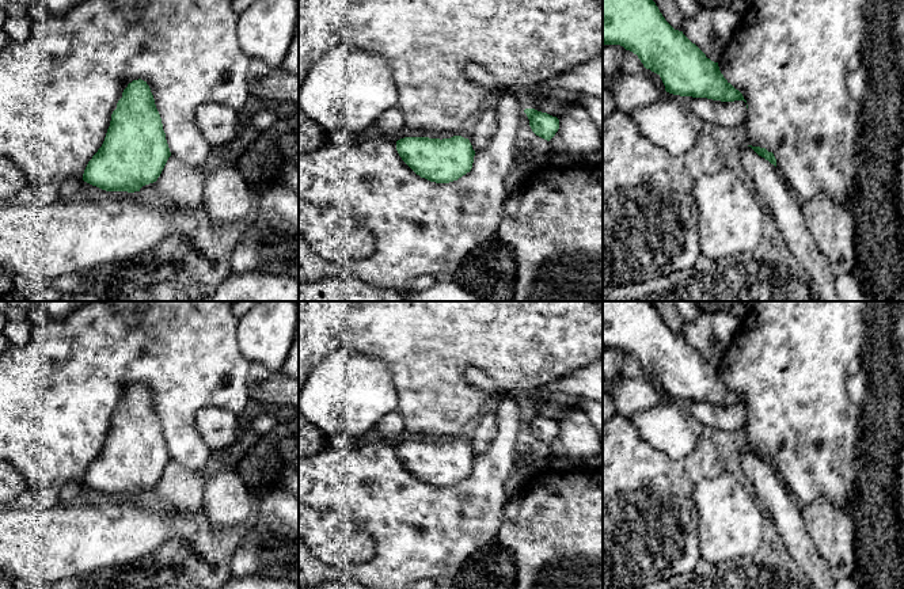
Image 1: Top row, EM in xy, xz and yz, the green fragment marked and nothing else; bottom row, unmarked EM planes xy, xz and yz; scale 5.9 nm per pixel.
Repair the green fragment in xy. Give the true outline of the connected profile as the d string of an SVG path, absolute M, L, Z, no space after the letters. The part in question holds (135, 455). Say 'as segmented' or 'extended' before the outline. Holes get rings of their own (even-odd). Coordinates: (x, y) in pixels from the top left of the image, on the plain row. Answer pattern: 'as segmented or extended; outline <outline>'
as segmented; outline M141 383L133 384L118 404L105 445L88 466L83 484L106 495L140 495L143 490L157 484L170 460L151 392Z

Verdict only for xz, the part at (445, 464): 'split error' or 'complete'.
complete

